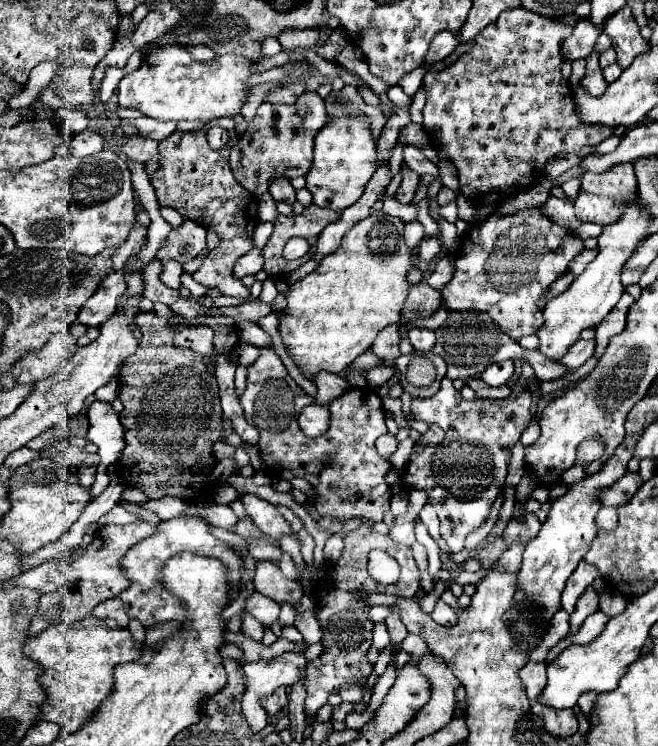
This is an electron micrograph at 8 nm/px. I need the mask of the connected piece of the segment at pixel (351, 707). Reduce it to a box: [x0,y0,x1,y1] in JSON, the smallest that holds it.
[331,702,366,722]

